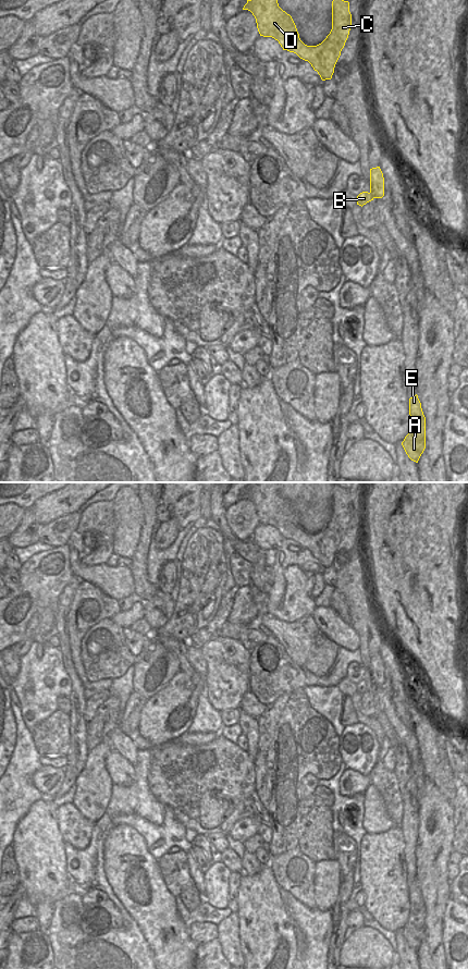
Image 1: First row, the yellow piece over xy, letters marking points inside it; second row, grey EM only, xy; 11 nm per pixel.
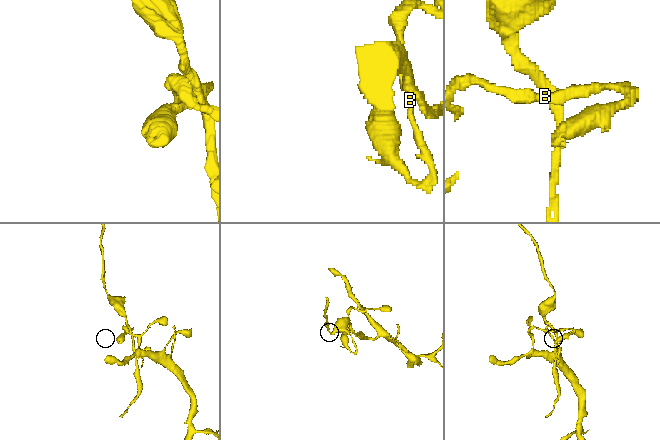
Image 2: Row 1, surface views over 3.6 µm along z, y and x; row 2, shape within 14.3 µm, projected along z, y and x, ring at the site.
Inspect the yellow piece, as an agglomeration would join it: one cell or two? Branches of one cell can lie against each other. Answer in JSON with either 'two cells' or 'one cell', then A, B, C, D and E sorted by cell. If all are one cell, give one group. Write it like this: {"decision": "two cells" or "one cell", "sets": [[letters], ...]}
{"decision": "two cells", "sets": [["A", "C", "D", "E"], ["B"]]}

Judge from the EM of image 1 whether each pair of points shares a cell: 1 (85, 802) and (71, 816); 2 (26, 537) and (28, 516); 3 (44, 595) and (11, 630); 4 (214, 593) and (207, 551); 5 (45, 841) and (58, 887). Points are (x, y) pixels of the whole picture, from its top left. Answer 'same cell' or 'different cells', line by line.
1: different cells
2: same cell
3: same cell
4: same cell
5: same cell

